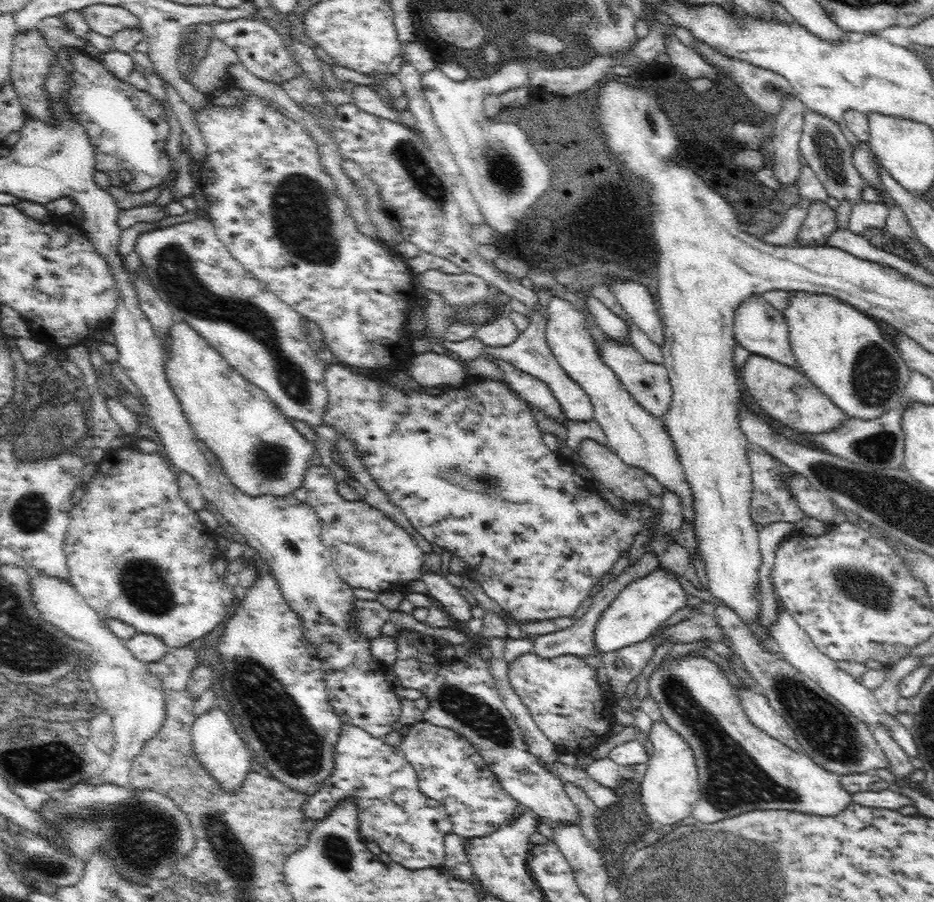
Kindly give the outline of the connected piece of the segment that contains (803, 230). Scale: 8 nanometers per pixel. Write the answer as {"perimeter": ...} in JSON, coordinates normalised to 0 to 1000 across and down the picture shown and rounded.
{"perimeter":[[[868,225],[865,239],[857,251],[853,271],[884,272],[884,264],[895,255],[894,235],[884,225]]]}

